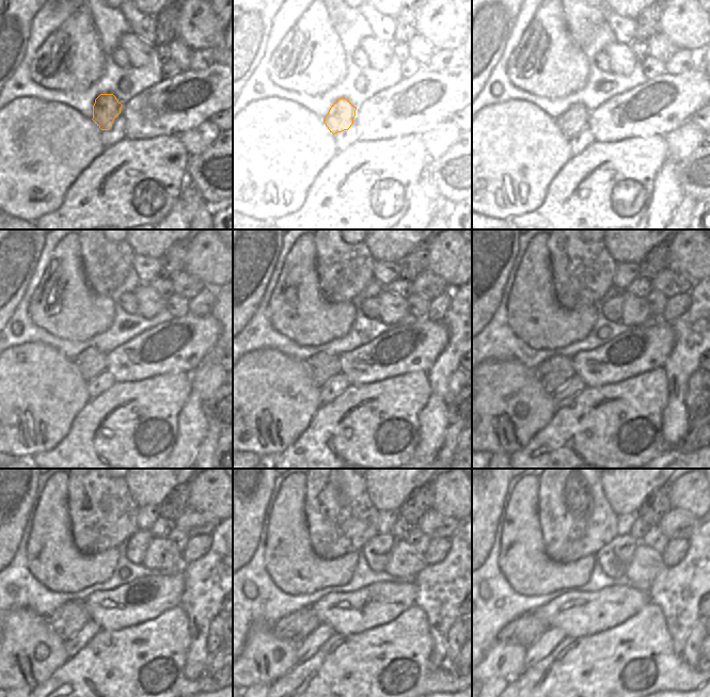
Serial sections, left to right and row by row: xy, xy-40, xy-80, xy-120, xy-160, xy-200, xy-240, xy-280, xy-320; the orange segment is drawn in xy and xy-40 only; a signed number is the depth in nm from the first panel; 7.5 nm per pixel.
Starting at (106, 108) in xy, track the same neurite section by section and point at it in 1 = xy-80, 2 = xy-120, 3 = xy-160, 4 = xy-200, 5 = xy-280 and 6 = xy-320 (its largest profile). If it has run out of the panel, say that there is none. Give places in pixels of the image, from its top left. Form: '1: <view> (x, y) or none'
1: xy-80 (574, 120)
2: xy-120 (90, 363)
3: xy-160 (324, 366)
4: xy-200 (553, 374)
5: xy-280 (297, 626)
6: xy-320 (525, 630)

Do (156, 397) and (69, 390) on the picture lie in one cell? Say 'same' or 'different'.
different

